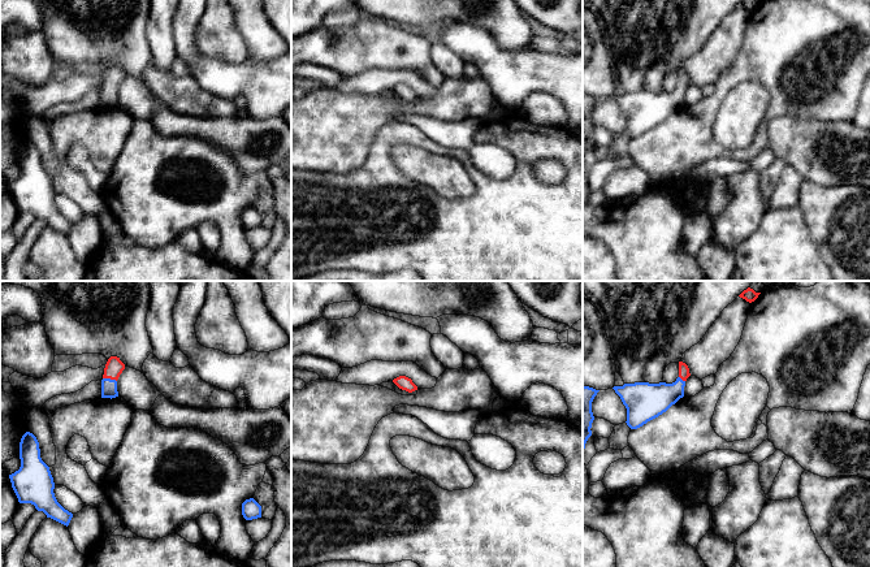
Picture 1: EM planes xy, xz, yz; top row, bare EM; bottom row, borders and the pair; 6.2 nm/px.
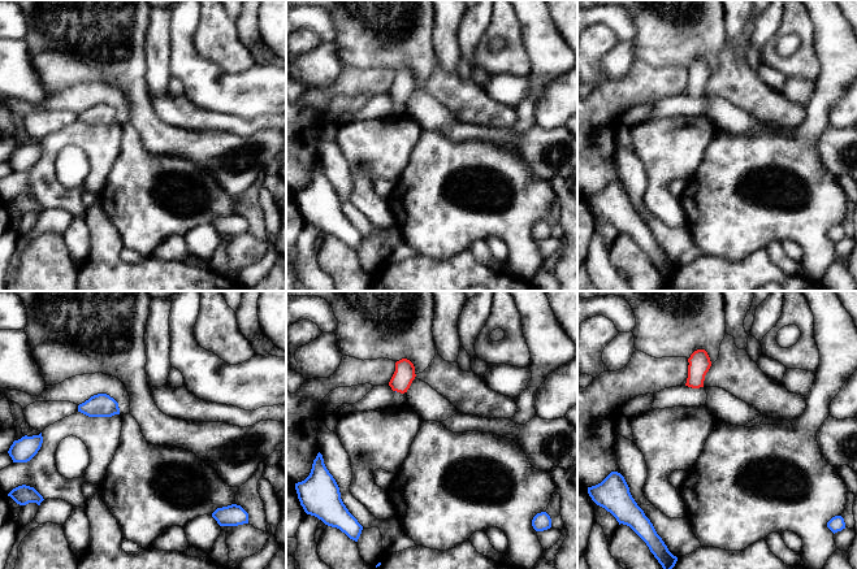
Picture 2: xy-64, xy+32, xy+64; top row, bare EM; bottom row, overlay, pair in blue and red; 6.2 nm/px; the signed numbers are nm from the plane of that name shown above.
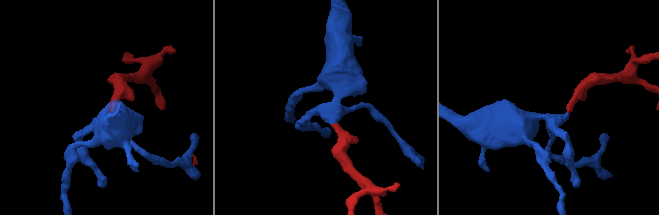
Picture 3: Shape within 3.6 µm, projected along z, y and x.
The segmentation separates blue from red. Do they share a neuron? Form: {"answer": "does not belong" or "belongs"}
{"answer": "belongs"}

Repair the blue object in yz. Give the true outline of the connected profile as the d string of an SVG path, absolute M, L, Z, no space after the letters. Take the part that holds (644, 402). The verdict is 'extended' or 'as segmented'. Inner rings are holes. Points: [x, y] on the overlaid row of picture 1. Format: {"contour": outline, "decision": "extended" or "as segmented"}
{"contour": "M679 362L679 377L672 384L635 382L614 386L627 408L627 425L637 429L666 412L684 397L684 386L689 376L688 365Z", "decision": "extended"}

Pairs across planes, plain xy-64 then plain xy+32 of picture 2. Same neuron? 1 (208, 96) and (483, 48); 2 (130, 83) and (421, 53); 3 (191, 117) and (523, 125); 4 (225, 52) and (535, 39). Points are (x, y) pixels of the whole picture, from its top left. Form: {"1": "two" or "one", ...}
{"1": "two", "2": "one", "3": "two", "4": "two"}

